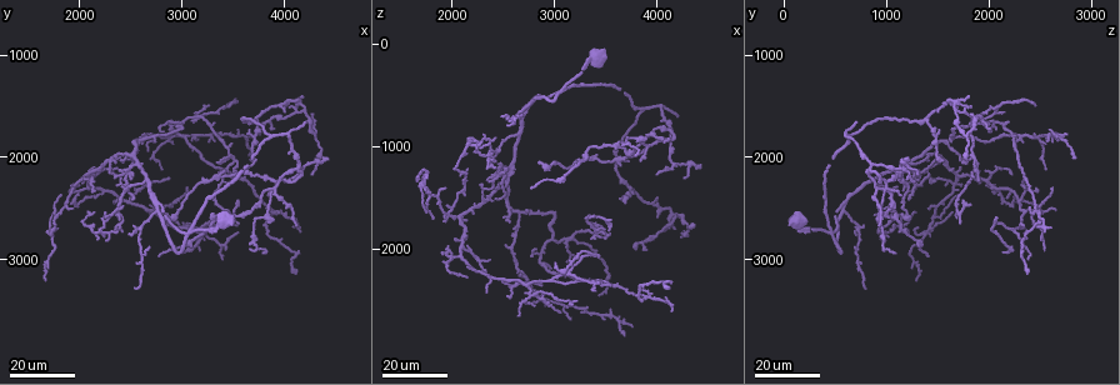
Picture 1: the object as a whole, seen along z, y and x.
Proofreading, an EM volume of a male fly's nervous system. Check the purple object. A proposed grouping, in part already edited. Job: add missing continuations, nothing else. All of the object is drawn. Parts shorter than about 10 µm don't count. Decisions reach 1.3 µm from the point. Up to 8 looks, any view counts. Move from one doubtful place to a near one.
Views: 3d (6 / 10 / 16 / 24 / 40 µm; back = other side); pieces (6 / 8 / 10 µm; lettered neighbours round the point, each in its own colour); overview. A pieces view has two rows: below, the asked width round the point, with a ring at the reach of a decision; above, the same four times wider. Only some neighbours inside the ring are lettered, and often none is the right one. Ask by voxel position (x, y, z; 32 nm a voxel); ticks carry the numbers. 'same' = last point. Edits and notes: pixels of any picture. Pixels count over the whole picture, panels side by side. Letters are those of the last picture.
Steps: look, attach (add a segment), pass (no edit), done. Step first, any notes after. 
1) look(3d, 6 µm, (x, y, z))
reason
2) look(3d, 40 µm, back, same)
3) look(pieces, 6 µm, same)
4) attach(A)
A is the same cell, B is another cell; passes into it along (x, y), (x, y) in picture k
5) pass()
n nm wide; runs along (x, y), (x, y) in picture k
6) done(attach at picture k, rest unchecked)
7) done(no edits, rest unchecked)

look(3d, 16 µm, (2860, 2200, 2340))
long arm stops here

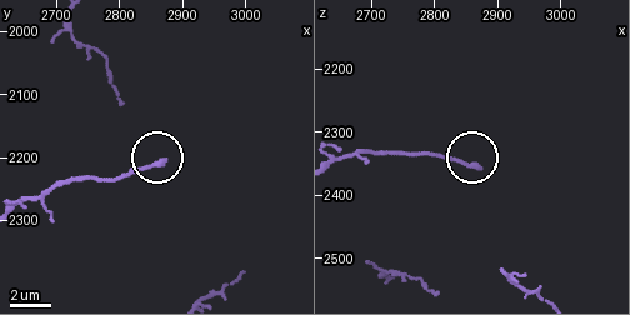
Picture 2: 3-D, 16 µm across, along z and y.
look(pieces, 8 µm, (2865, 2210, 2355))

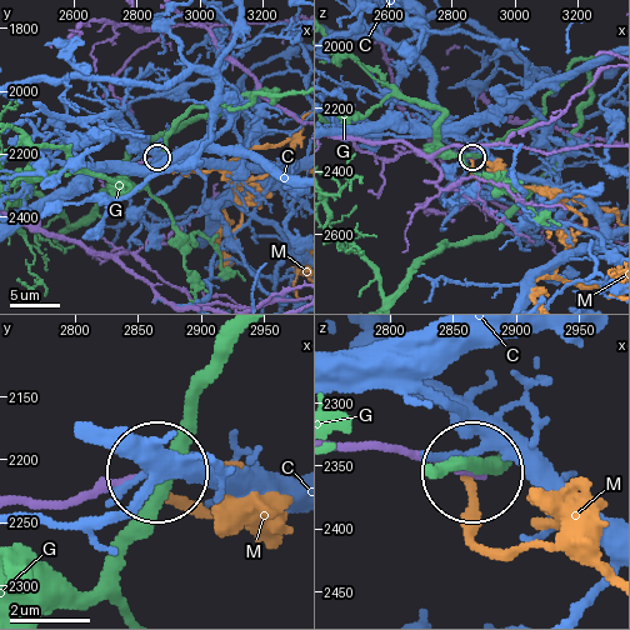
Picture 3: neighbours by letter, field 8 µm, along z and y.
pass()
240 nm wide; C, G and M are other cells; none of them fits

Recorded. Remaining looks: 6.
look(3d, 24 µm, (2840, 2580, 1140))

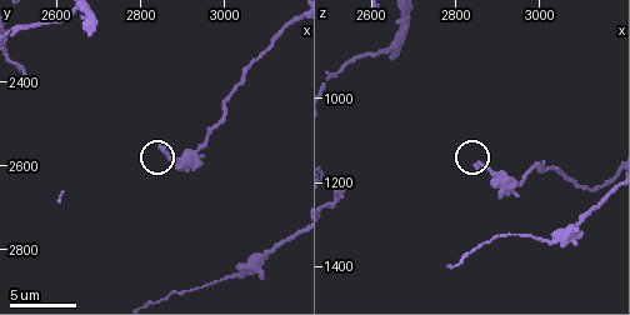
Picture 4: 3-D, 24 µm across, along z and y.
look(pieces, 6 µm, (2845, 2555, 1160))

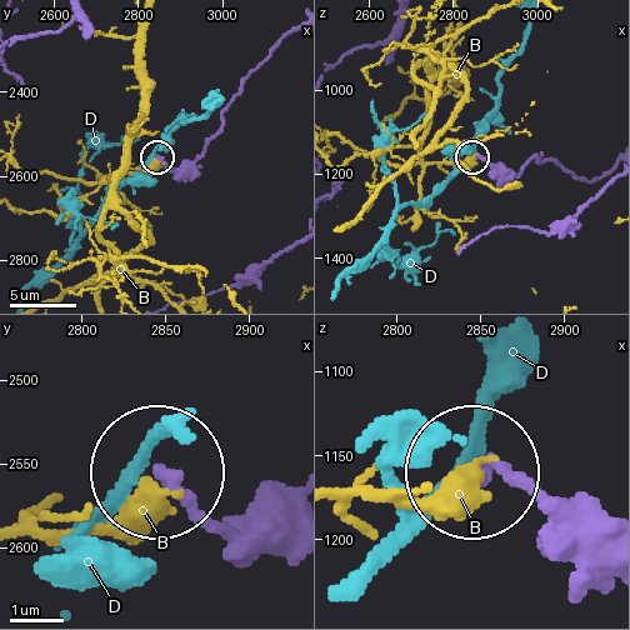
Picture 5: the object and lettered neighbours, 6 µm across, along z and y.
pass()
B and D are other cells; runs along (294, 30), (246, 79), (196, 159), (173, 171), (156, 156) in picture 5; no lettered segment goes on from it

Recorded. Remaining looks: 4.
look(3d, 24 µm, (2840, 2580, 520))
free end

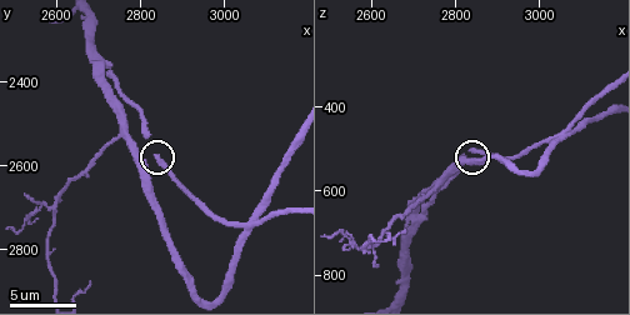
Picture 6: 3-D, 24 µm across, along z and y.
look(pieces, 8 µm, (2840, 2575, 505))
see the neighbours

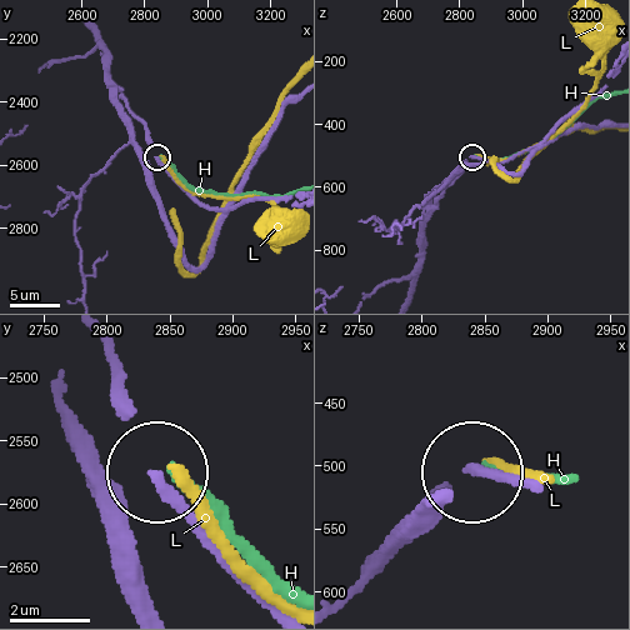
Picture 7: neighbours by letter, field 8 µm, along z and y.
pass()
H and L are other cells; runs along (280, 604), (163, 476) in picture 7; none of them fits

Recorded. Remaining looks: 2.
look(3d, 16 µm, (3540, 2760, 2340))
an open end

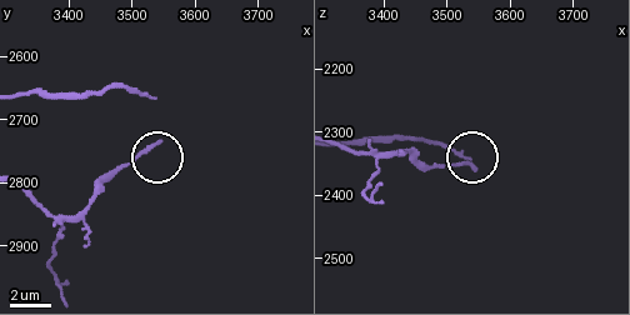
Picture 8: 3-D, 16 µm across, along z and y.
look(pieces, 6 µm, (3540, 2735, 2355))

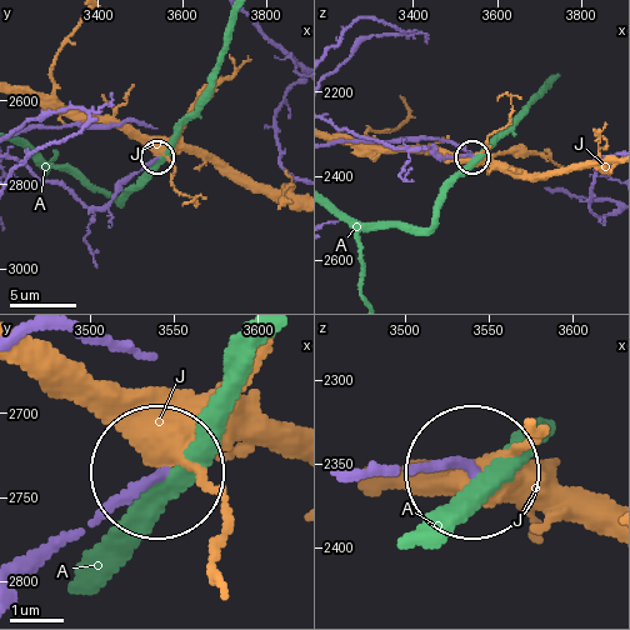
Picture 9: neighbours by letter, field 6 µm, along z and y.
pass()
A and J are other cells; runs along (388, 470), (464, 470) in picture 9; none of them fits

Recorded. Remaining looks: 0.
done(no edits, rest unchecked)

